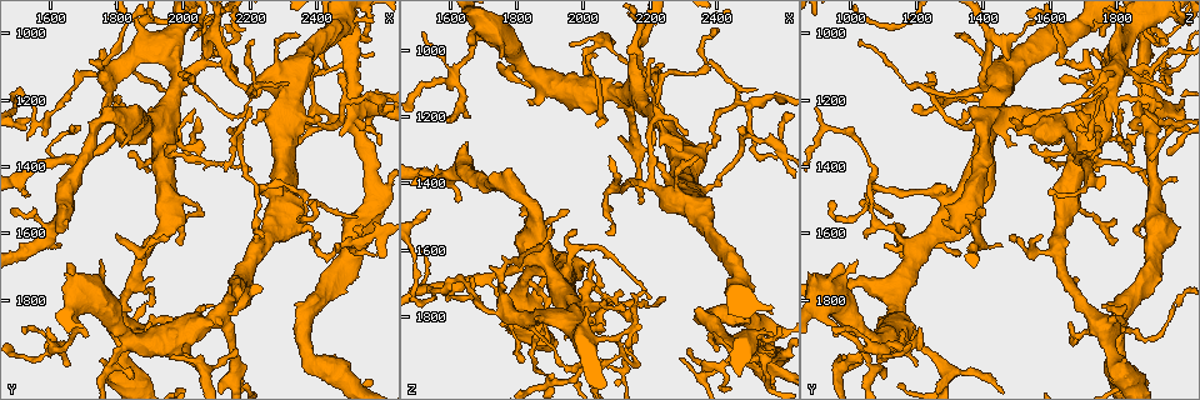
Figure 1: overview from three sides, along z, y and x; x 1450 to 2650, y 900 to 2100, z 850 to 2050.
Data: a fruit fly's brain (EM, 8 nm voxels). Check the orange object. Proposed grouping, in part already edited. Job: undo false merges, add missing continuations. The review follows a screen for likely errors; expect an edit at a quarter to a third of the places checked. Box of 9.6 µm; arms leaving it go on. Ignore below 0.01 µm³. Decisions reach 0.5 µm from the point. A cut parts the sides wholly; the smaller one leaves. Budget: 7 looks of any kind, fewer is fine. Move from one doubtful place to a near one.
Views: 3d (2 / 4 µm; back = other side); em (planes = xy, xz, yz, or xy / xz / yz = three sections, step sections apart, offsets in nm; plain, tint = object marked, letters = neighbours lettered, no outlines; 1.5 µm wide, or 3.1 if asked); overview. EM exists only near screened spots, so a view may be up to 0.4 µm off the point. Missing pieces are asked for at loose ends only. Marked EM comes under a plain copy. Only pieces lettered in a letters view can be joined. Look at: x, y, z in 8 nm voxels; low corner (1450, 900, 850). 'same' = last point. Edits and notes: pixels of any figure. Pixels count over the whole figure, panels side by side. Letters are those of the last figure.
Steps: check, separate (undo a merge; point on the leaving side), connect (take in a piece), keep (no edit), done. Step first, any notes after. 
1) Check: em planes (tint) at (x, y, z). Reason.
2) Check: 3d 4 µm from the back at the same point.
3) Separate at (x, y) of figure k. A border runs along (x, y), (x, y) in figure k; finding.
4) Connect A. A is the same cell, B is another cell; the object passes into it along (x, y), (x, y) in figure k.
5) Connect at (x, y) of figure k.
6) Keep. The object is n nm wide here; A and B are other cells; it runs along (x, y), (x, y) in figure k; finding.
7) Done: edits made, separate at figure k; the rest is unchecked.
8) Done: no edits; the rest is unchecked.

Check: em planes (letters) at (2580, 1200, 1270). Arms part here.

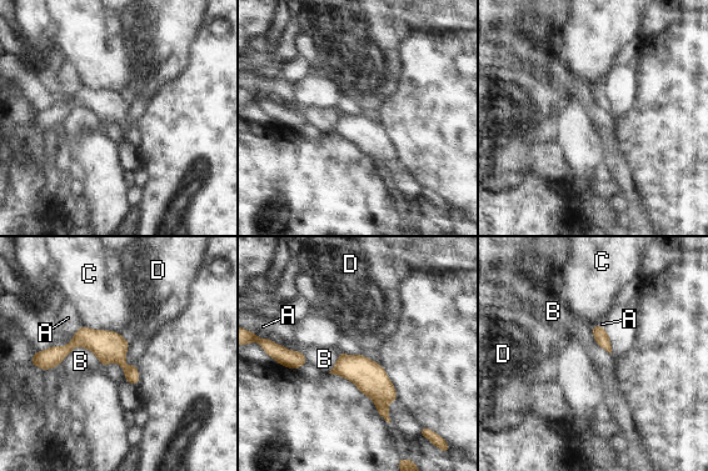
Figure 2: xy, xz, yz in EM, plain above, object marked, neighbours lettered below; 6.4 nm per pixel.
Keep. The object is 200 nm wide here; A, B, C and D are other cells; a border runs along (120, 332), (129, 344) in figure 2; all the same cell.

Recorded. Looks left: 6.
Check: 3d 2 µm at (2220, 1280, 1320). Branch stops here.

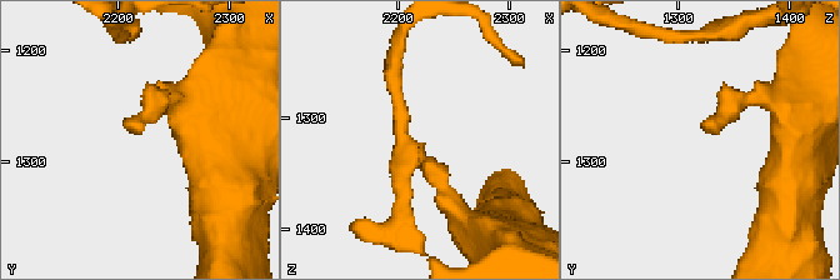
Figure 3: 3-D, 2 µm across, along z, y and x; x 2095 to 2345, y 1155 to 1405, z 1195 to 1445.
Check: em planes (letters) at (2218, 1274, 1326). Shape alone is not enough.

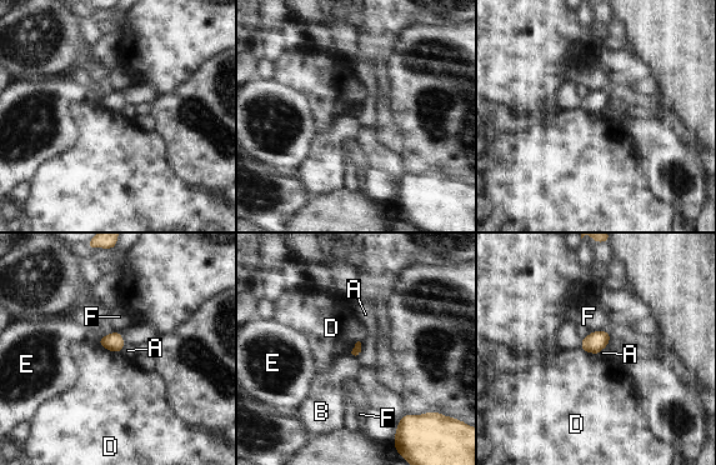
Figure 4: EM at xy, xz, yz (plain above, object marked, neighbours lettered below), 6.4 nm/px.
Keep. A, B, D, E and F are other cells; none of them fits.

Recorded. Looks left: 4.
Check: em xz step 4 (tint) at (1560, 1270, 1730). Abrupt turn.

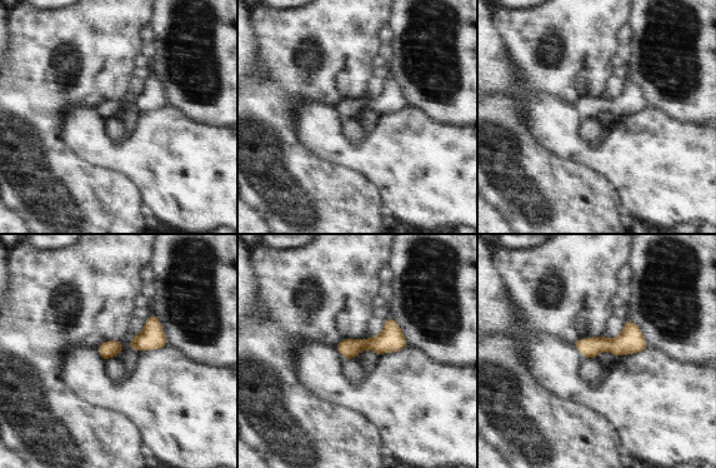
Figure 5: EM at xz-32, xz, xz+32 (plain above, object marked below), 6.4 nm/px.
Check: em planes (tint) at the same point. Cut it another way.

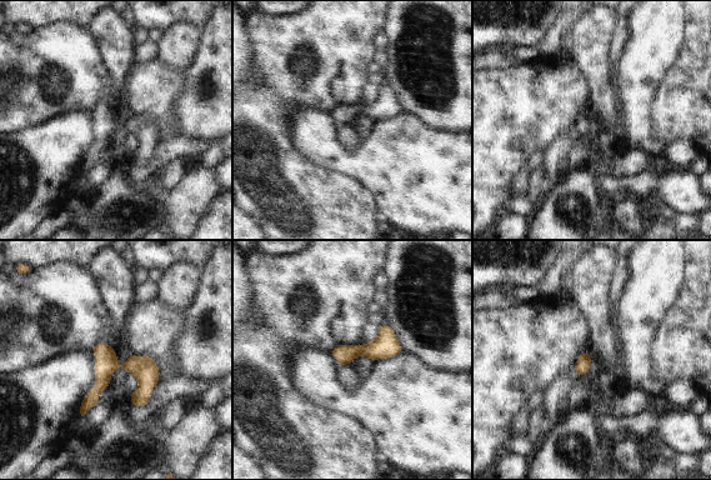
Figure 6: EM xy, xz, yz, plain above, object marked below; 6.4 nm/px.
Check: em planes (letters) at the same point.

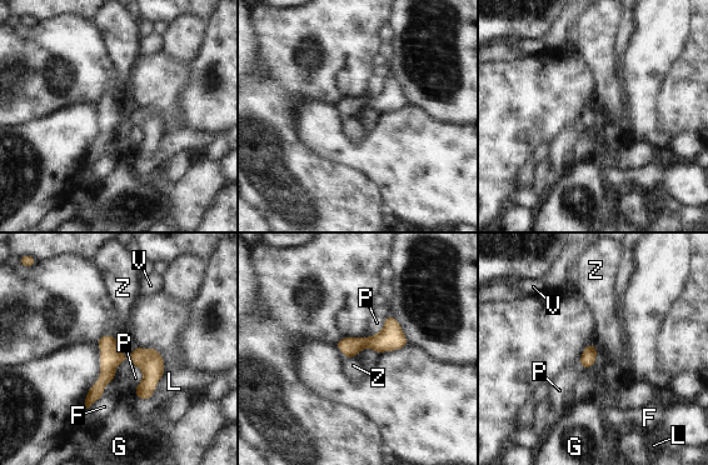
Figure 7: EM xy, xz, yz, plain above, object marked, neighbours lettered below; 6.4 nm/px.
Keep. The longest contact is with L, 260 nm; F, G, L, P, V and Z are other cells; a border runs along (357, 354), (347, 359) in figure 7; one cell here.

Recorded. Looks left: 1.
Done: no edits; the rest is unchecked.

